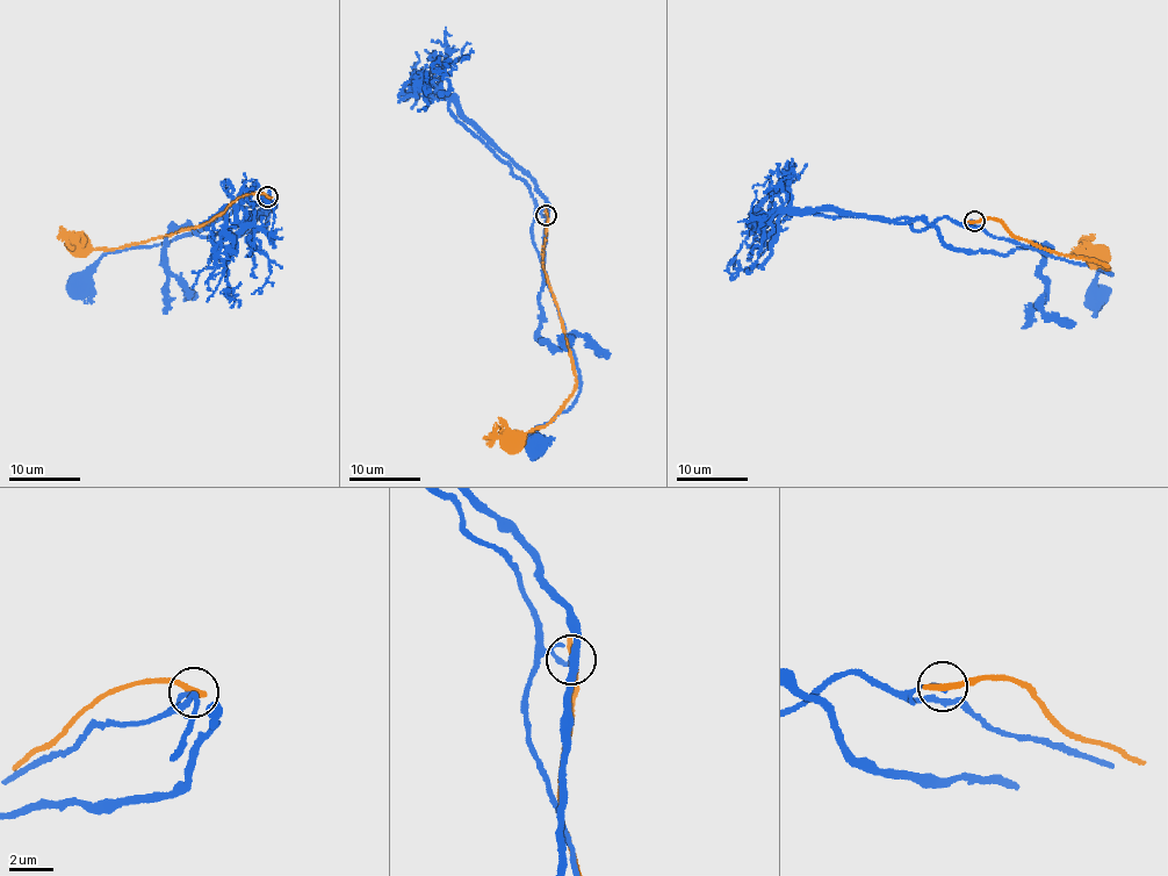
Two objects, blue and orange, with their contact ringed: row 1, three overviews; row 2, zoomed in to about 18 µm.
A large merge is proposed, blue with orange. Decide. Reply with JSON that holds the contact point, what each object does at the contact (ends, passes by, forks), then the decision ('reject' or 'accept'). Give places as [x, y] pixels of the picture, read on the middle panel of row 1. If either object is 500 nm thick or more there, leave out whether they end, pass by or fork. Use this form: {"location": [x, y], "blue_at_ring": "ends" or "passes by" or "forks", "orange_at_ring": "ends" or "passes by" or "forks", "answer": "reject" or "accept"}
{"location": [546, 215], "blue_at_ring": "ends", "orange_at_ring": "ends", "answer": "reject"}

